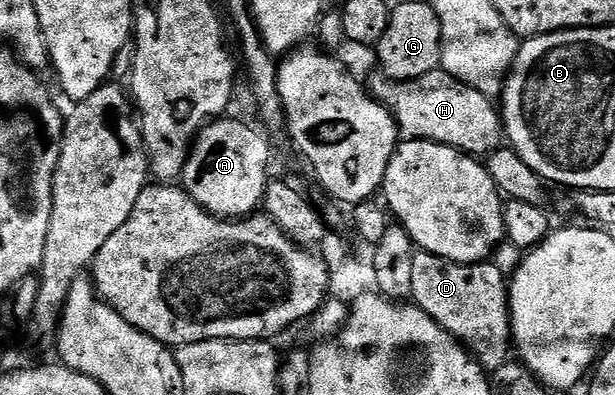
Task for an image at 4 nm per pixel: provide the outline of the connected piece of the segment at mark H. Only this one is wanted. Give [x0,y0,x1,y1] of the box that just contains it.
[368,72,504,158]

